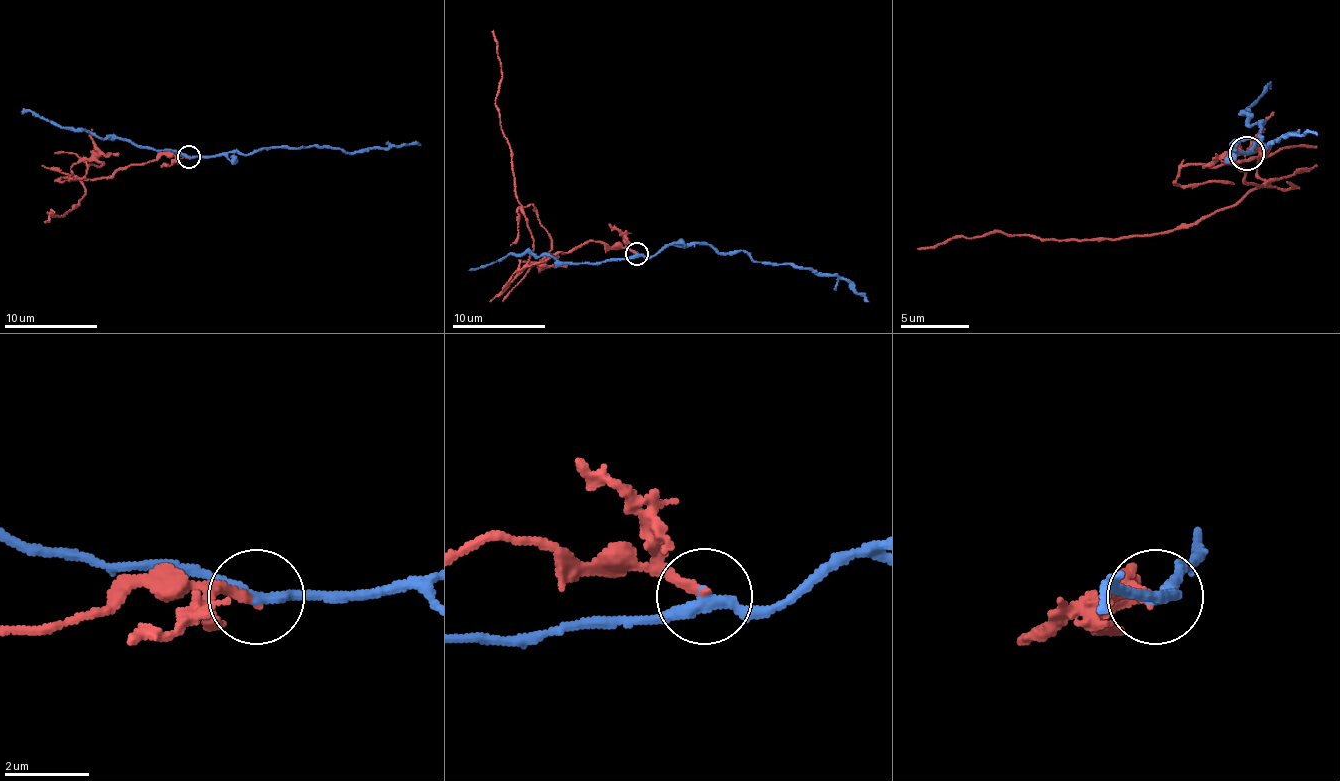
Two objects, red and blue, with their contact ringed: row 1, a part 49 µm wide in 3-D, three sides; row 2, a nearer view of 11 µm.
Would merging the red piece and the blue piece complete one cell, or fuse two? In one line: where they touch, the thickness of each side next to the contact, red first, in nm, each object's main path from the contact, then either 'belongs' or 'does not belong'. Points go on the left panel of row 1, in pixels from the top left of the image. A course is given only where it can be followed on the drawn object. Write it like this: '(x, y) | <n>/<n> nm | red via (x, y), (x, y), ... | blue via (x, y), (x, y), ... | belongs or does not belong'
(189, 157) | 240/280 nm | red via (188, 156), (158, 154), (81, 182), (86, 193), (63, 217), (47, 212), (51, 210), (54, 214), (44, 221) | blue via (188, 156), (223, 152), (253, 154), (272, 147), (339, 147), (364, 152), (371, 147), (420, 145) | does not belong

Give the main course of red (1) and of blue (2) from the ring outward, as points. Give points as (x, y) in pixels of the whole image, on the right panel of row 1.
1: (1247, 152), (1237, 148), (1227, 162), (1258, 186), (1258, 189), (1158, 234), (1087, 241), (998, 230), (916, 248)
2: (1247, 152), (1251, 152), (1234, 145), (1230, 148), (1244, 138), (1261, 138), (1268, 145), (1275, 138), (1316, 135)

